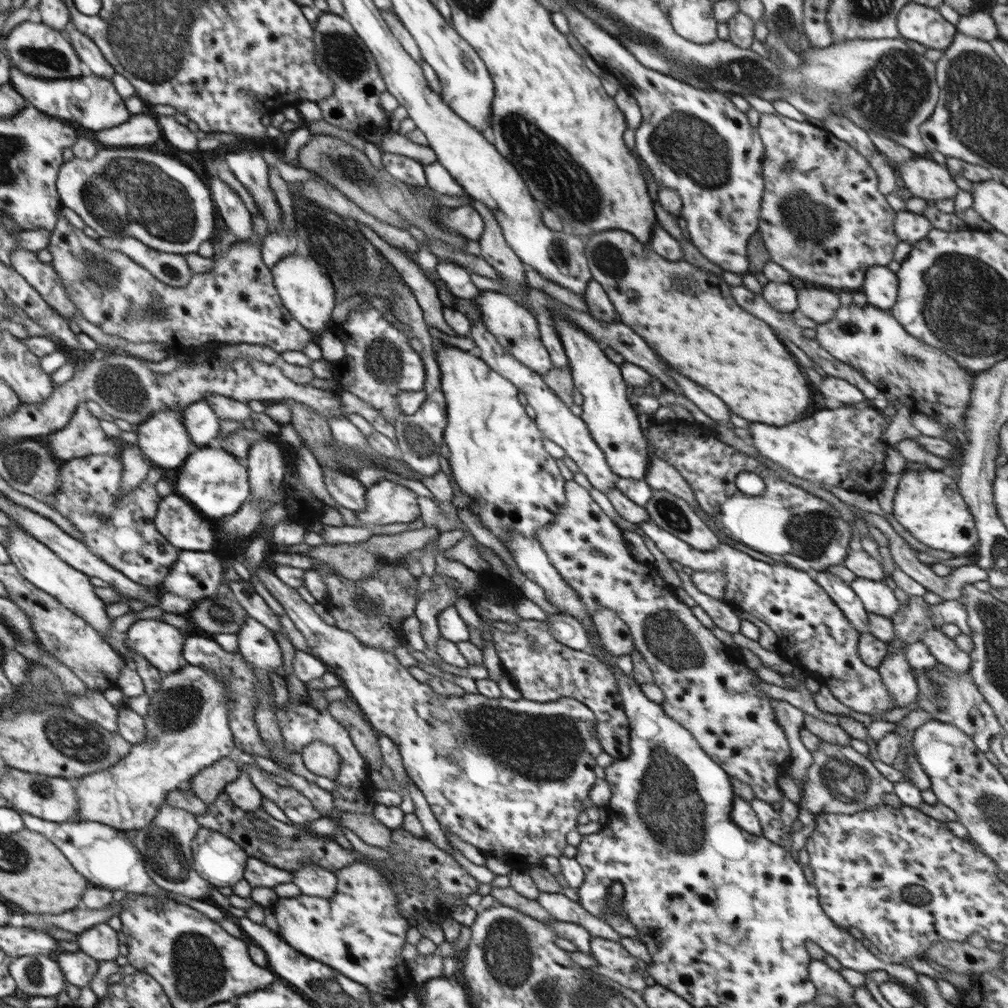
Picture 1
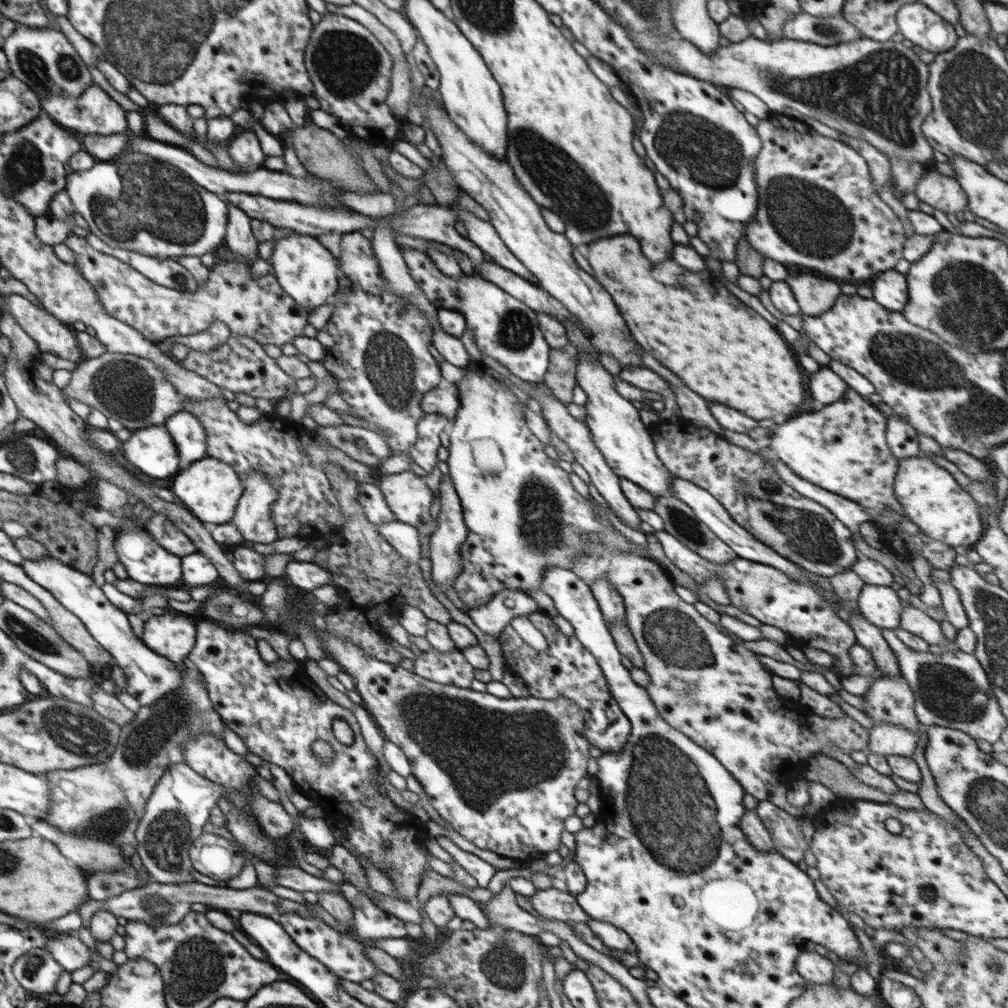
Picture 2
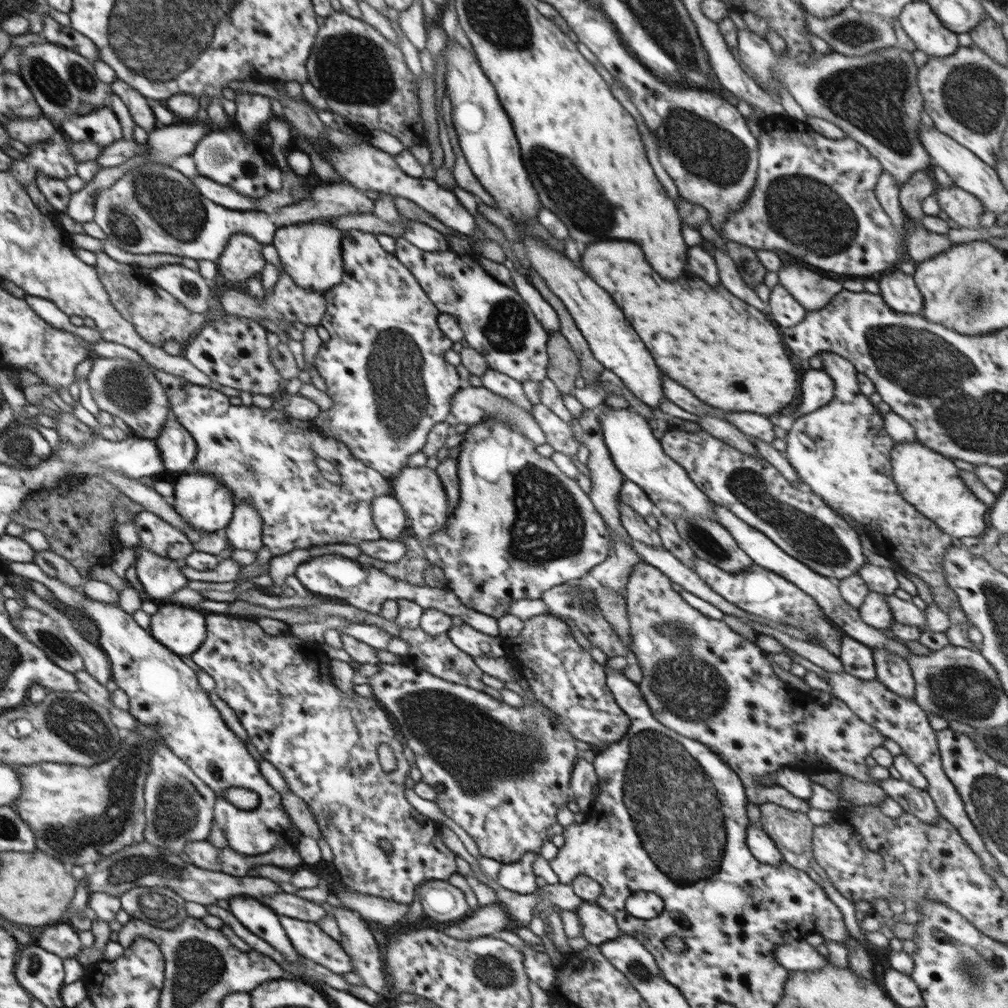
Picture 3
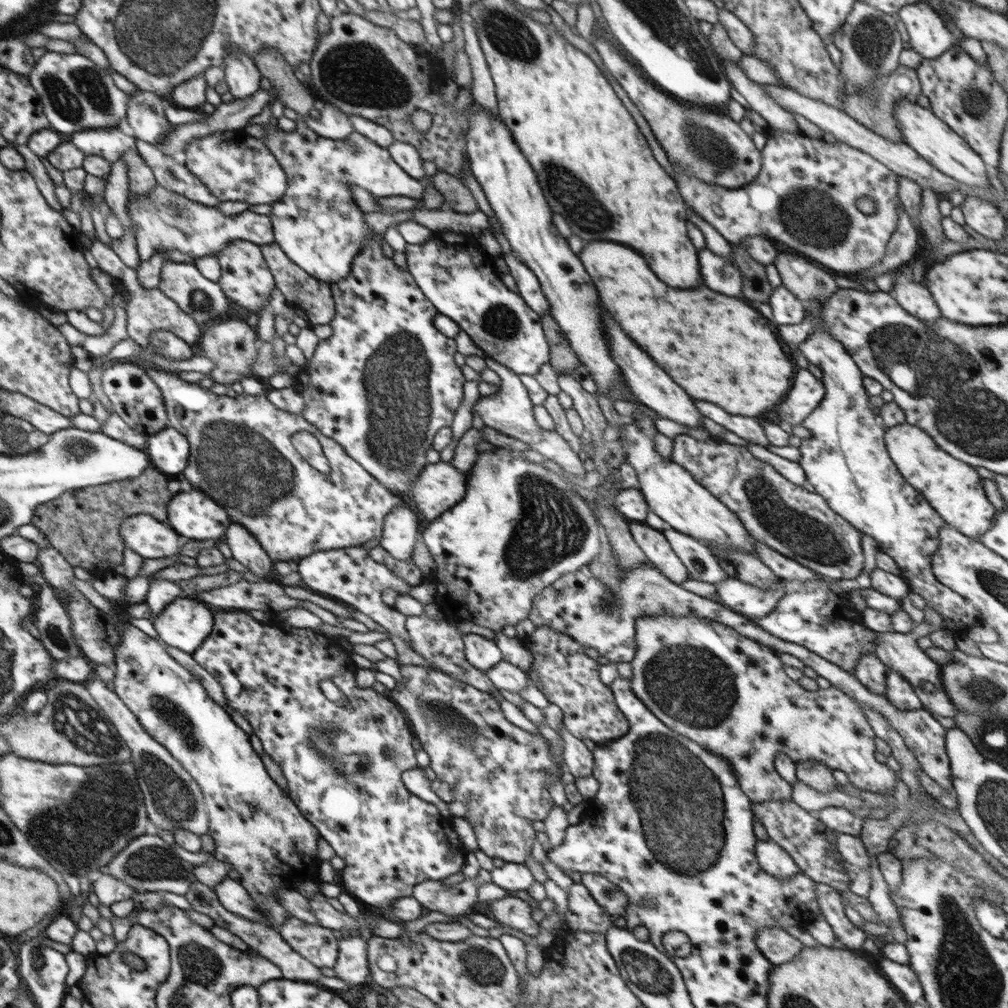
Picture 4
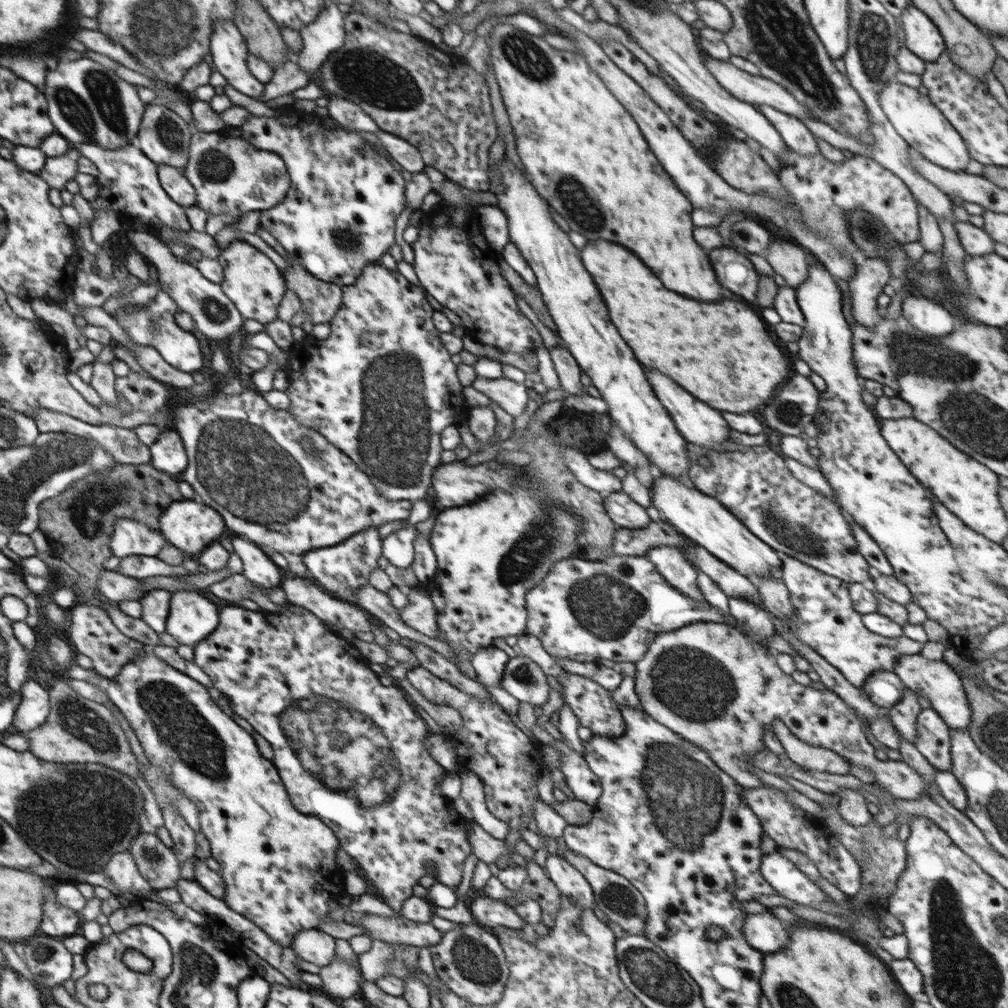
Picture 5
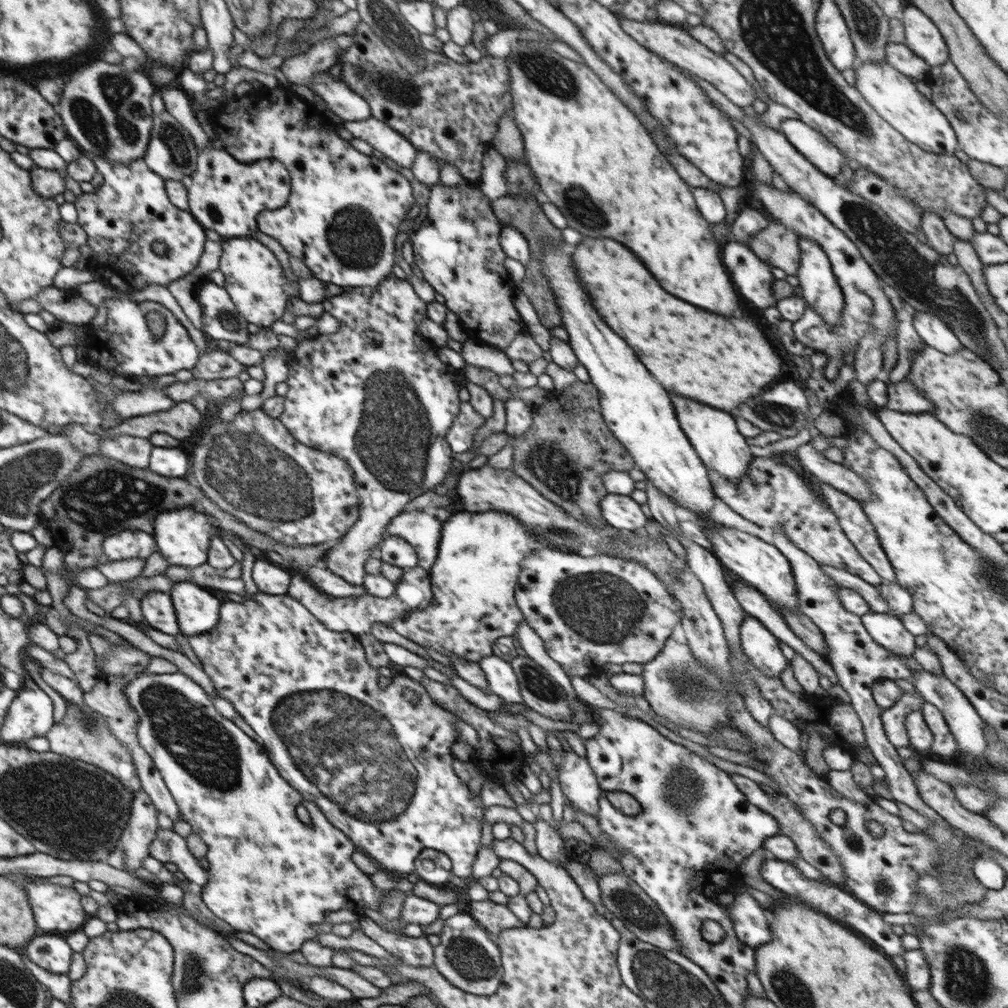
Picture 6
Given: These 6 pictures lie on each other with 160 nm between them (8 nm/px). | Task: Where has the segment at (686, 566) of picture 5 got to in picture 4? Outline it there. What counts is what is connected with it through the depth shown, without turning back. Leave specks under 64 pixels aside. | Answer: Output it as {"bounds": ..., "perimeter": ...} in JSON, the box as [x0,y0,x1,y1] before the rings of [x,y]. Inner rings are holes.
{"bounds":[629,520,689,585],"perimeter":[[[634,520],[630,521],[629,529],[636,544],[644,551],[647,560],[672,583],[682,585],[689,580],[688,569],[672,550],[671,544],[661,531]]]}

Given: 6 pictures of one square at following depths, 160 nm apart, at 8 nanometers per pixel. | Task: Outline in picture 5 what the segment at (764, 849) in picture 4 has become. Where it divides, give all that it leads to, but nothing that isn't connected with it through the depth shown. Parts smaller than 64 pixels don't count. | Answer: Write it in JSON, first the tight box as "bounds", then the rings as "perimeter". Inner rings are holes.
{"bounds":[761,849,831,906],"perimeter":[[[777,849],[772,854],[763,855],[761,875],[775,889],[775,892],[798,904],[816,906],[831,898],[811,881],[792,861]]]}

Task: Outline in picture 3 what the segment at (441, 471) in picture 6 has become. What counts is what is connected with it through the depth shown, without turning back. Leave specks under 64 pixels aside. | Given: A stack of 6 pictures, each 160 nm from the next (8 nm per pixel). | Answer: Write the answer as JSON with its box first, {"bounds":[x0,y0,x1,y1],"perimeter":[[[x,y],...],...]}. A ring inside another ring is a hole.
{"bounds":[294,231,499,636],"perimeter":[[[344,231],[342,237],[342,256],[344,265],[344,274],[340,284],[329,288],[323,292],[326,300],[326,313],[320,322],[322,328],[326,328],[330,334],[330,340],[323,342],[315,357],[315,369],[326,384],[327,394],[332,399],[332,407],[329,410],[321,410],[314,419],[316,427],[321,432],[327,432],[334,439],[342,442],[354,457],[361,460],[364,464],[373,468],[387,479],[396,477],[398,473],[406,466],[408,458],[424,449],[430,429],[439,422],[451,420],[451,402],[453,396],[464,386],[459,378],[458,372],[454,366],[446,362],[444,355],[452,349],[453,342],[446,338],[437,326],[437,319],[440,312],[426,296],[424,289],[419,285],[416,277],[394,256],[385,251],[378,243],[375,235],[362,231]],[[325,554],[304,561],[297,567],[294,575],[310,593],[334,597],[343,603],[352,604],[360,610],[366,610],[370,614],[379,614],[385,600],[405,598],[416,602],[423,609],[435,608],[441,610],[444,614],[448,614],[448,616],[459,616],[466,624],[488,636],[499,636],[496,618],[464,606],[451,591],[402,582],[402,580],[396,580],[397,578],[391,577],[379,568],[362,566],[358,561],[339,554]]]}

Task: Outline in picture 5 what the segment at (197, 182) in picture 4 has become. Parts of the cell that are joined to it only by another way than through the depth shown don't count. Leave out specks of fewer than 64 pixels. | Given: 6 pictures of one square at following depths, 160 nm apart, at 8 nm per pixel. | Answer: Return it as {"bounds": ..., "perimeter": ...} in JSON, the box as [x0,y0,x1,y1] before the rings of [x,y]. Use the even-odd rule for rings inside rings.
{"bounds":[157,164,195,206],"perimeter":[[[158,164],[157,171],[162,188],[176,204],[195,206],[195,188],[182,172],[170,164]]]}

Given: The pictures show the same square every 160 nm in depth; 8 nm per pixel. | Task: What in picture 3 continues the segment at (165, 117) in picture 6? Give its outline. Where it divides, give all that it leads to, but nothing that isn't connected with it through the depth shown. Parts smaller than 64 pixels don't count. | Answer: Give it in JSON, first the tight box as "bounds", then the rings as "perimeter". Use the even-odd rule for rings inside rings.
{"bounds":[111,78,160,133],"perimeter":[[[120,78],[111,84],[111,88],[128,107],[130,115],[137,126],[149,133],[160,125],[150,106],[148,106],[149,99],[142,96],[135,88],[132,88]]]}

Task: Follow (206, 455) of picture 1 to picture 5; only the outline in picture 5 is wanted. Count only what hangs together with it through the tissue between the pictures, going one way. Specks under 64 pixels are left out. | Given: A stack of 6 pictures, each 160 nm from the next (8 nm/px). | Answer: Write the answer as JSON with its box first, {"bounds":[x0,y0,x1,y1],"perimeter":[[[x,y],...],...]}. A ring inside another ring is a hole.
{"bounds":[158,499,228,558],"perimeter":[[[184,499],[168,505],[159,518],[158,530],[164,536],[168,545],[175,546],[183,554],[196,558],[212,542],[219,541],[228,534],[223,516],[220,513],[200,502],[199,499]]]}

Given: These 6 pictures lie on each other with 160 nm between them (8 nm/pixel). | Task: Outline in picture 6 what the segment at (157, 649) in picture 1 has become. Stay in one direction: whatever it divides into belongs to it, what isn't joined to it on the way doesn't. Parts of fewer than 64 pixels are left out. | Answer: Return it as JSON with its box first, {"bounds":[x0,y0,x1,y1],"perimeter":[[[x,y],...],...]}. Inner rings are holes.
{"bounds":[169,581,222,636],"perimeter":[[[180,581],[169,594],[184,636],[208,632],[218,624],[222,602],[212,591],[190,581]]]}

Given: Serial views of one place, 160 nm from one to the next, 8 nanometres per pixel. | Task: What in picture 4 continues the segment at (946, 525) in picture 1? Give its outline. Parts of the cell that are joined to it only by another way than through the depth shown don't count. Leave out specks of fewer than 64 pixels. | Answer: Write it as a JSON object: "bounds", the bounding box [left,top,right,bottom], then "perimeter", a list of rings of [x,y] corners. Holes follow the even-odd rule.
{"bounds":[885,422,998,539],"perimeter":[[[906,422],[885,429],[886,449],[902,477],[924,495],[932,508],[950,526],[971,539],[990,530],[998,511],[986,496],[983,478],[973,466],[948,455],[934,443],[925,430]]]}

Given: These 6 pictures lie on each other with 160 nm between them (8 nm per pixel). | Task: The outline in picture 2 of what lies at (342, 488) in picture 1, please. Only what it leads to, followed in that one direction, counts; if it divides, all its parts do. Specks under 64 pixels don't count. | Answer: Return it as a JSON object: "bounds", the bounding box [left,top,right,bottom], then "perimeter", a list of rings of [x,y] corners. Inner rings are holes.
{"bounds":[357,483,395,524],"perimeter":[[[358,483],[357,501],[362,509],[365,510],[366,518],[372,524],[384,524],[394,522],[395,516],[392,509],[388,506],[381,488],[378,484]]]}

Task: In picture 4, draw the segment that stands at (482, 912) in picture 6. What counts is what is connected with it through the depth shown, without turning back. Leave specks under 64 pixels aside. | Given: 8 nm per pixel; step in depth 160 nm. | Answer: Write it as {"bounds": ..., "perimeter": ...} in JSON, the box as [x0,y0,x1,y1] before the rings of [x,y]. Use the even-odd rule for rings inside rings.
{"bounds":[489,894,541,938],"perimeter":[[[514,894],[489,902],[489,907],[490,914],[494,916],[493,920],[502,926],[509,926],[532,938],[540,933],[541,928],[532,918],[531,907]]]}

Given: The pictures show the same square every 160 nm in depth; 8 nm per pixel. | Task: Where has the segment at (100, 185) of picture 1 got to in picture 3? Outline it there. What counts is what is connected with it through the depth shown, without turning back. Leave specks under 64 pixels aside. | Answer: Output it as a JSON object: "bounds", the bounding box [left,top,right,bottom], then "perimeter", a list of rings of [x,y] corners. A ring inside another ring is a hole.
{"bounds":[94,162,374,261],"perimeter":[[[147,162],[120,177],[120,180],[117,180],[110,188],[101,188],[97,192],[94,221],[107,234],[111,243],[132,254],[160,253],[161,255],[192,258],[197,261],[217,261],[224,252],[229,238],[237,232],[249,234],[265,245],[273,241],[273,233],[276,232],[277,228],[284,225],[342,216],[343,214],[366,214],[367,212],[374,212],[373,210],[374,201],[364,192],[360,192],[350,183],[346,185],[346,183],[335,182],[314,188],[310,196],[299,203],[283,206],[269,213],[232,210],[202,196],[190,178],[180,171],[172,169],[170,165]]]}

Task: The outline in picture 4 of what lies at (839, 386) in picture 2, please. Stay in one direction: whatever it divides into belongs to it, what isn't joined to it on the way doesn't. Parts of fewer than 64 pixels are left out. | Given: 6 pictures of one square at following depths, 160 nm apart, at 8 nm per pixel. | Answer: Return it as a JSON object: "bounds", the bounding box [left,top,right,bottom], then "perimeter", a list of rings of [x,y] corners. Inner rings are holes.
{"bounds":[778,370,825,426],"perimeter":[[[800,370],[794,376],[792,390],[788,396],[778,404],[778,418],[788,422],[791,426],[800,425],[801,422],[816,408],[825,395],[822,380],[815,378],[808,370]]]}

